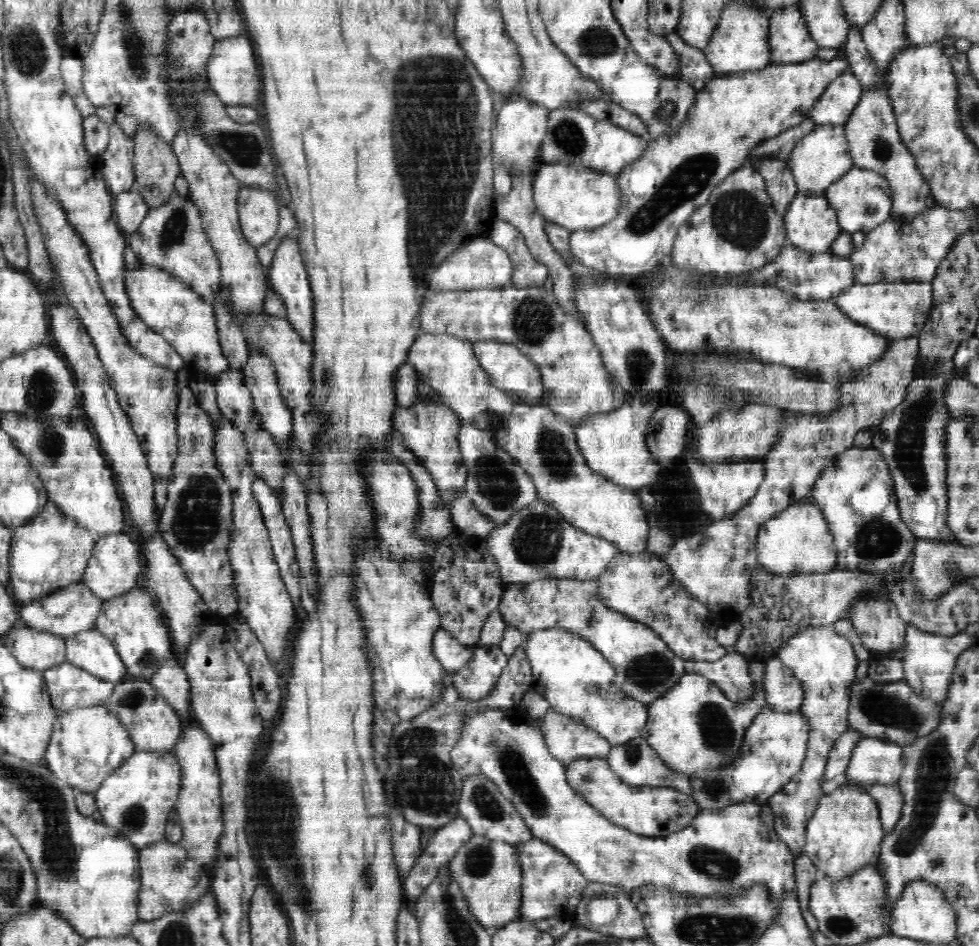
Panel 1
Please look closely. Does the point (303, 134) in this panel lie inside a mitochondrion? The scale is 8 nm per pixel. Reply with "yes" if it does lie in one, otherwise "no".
no

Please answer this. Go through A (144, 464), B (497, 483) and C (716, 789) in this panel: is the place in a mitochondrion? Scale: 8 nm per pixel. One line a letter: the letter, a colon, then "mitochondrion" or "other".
A: other
B: mitochondrion
C: mitochondrion

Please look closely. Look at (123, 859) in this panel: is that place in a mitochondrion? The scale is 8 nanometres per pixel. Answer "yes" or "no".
no

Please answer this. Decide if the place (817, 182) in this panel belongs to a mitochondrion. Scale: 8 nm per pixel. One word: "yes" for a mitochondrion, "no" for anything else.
no

